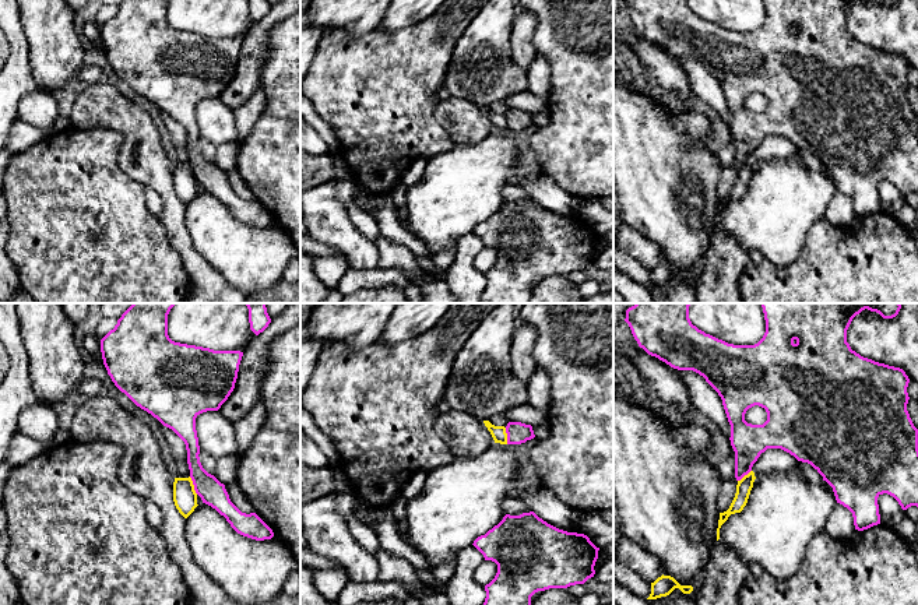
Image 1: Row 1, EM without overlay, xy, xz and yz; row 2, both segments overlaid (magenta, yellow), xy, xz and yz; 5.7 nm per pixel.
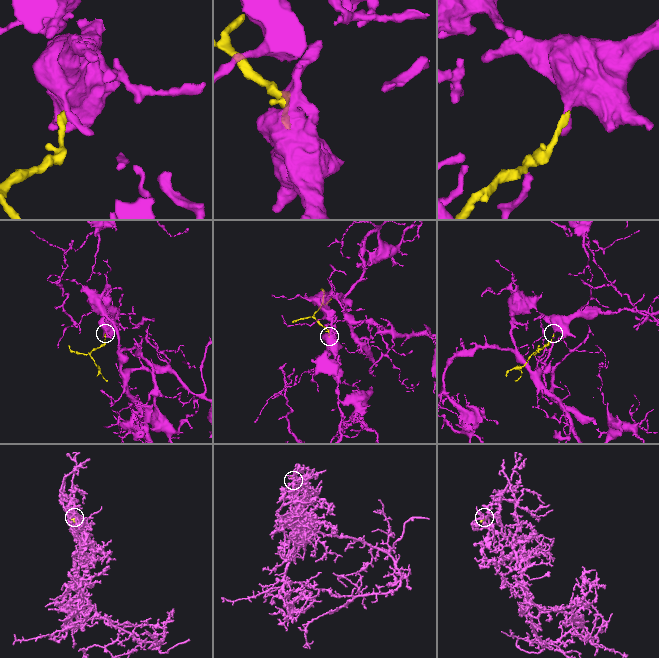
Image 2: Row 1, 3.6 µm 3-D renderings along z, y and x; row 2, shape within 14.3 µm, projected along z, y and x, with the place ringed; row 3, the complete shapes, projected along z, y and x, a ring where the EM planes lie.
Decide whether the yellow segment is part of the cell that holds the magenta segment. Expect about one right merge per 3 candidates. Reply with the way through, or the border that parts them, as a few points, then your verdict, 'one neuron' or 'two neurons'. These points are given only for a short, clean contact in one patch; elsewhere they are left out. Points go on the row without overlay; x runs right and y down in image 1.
along xy (189, 164), (197, 180) | two neurons

